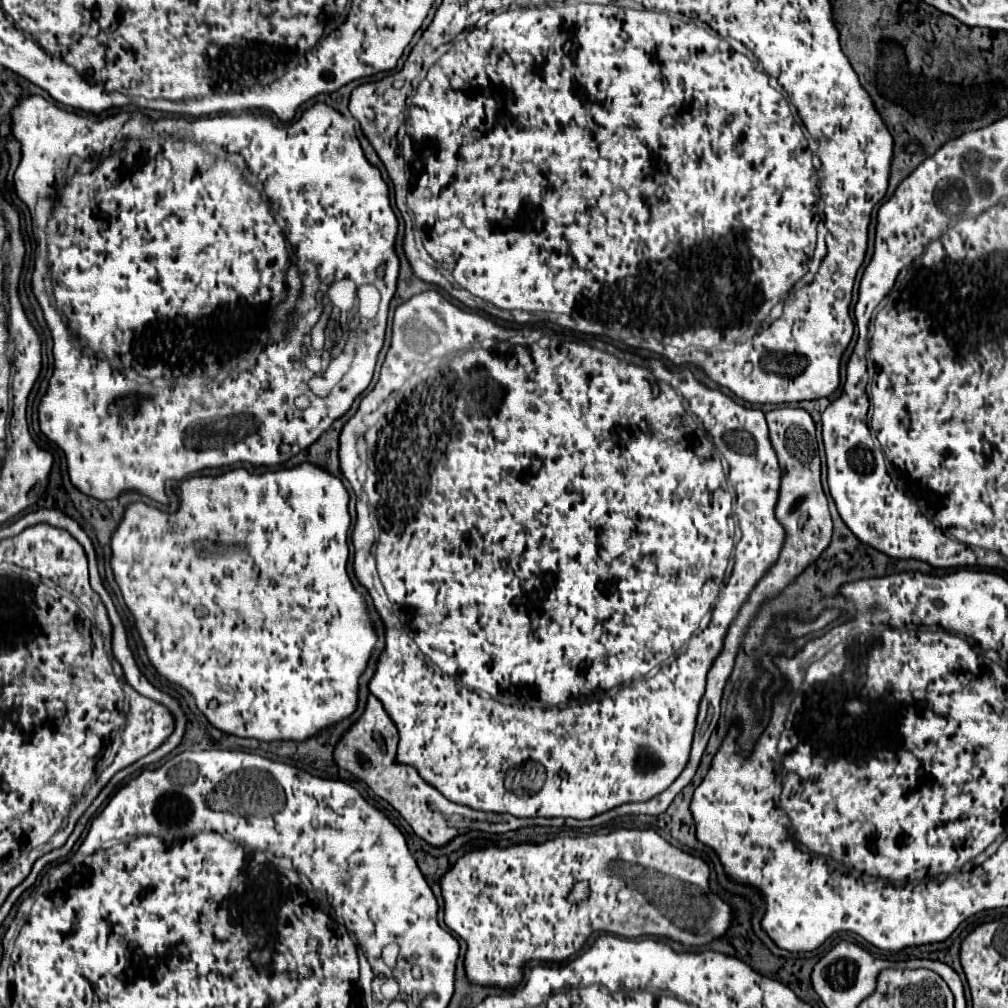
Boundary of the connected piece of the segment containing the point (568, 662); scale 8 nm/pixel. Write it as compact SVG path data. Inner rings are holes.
M425 291L425 293L419 293L419 295L415 295L415 297L411 297L411 299L409 299L409 301L405 301L405 303L401 303L401 305L399 305L399 307L397 307L397 309L395 309L395 319L393 319L393 337L391 337L391 347L389 347L389 351L387 351L387 357L385 357L385 361L383 361L383 367L381 367L381 379L379 379L379 381L377 381L377 385L375 385L375 389L373 389L373 391L371 391L371 393L369 393L369 395L365 395L365 397L363 397L363 399L361 399L361 403L359 403L359 409L357 409L357 413L355 413L355 417L353 417L353 419L349 419L349 421L347 421L347 423L345 423L345 425L343 425L343 431L341 431L341 449L339 449L339 459L341 459L341 471L343 471L343 475L345 475L345 477L347 477L347 479L349 479L349 483L353 483L353 485L355 485L355 491L359 491L359 485L361 485L361 483L359 483L359 479L357 479L357 469L359 469L359 465L361 465L361 459L359 459L359 457L357 457L357 435L361 435L361 431L365 431L365 421L363 421L363 419L365 419L365 415L369 415L369 411L375 411L375 409L377 409L377 407L379 407L379 405L381 405L381 403L383 403L383 401L385 401L385 399L387 399L387 397L389 397L389 401L385 401L385 403L383 403L383 405L381 405L381 407L379 407L379 409L377 409L377 411L375 411L375 417L377 417L377 419L375 419L375 425L373 425L373 427L371 427L371 429L369 429L369 431L367 431L367 435L365 435L365 439L367 439L367 445L369 445L369 449L367 449L367 481L365 481L365 491L367 491L367 495L369 495L369 505L371 505L371 507L373 507L373 505L377 505L377 517L379 517L379 525L381 525L381 537L379 537L379 545L377 545L377 569L375 569L375 563L373 563L373 547L375 547L375 543L377 543L377 535L379 535L379 531L377 531L377 529L375 529L375 527L373 527L373 525L371 525L371 521L369 521L369 507L367 507L367 503L357 503L357 525L355 525L355 531L353 531L353 545L355 545L355 565L353 565L353 567L355 567L355 575L357 575L357 579L359 579L359 583L361 583L361 585L365 585L365 587L367 587L367 591L369 591L369 595L371 595L371 597L373 597L373 603L375 603L375 607L377 607L377 611L379 611L379 615L381 615L381 619L383 619L383 623L385 623L385 629L387 629L387 631L385 631L385 653L381 653L381 659L379 659L379 665L377 665L377 671L375 671L375 677L373 677L373 679L371 679L371 683L369 683L369 689L371 689L371 693L373 693L373 695L375 695L375 697L379 697L379 699L381 699L381 701L383 701L383 705L385 705L385 709L387 709L387 713L389 713L389 715L391 715L391 719L393 719L393 721L395 721L395 725L397 725L397 729L399 729L399 735L401 735L401 739L399 739L399 753L397 753L397 759L399 759L399 763L405 763L405 765L411 765L411 767L415 767L415 769L417 769L417 773L419 773L419 775L421 775L421 779L425 779L425 783L429 783L429 785L431 785L431 787L435 787L435 789L437 789L437 791L441 791L441 793L443 793L443 795L445 795L445 799L453 799L453 803L461 803L461 805L465 805L465 807L473 807L473 809L477 809L477 811L493 811L493 813L511 813L511 815L515 815L515 817L573 817L573 819L589 819L589 817L595 817L595 815L599 815L599 813L603 813L603 811L609 811L609 809L613 809L613 807L617 807L617 805L623 805L623 803L629 803L629 801L645 801L645 799L651 799L651 797L655 797L655 795L659 795L659 793L661 793L661 791L665 791L665 789L667 789L667 787L669 787L669 785L671 785L671 783L673 783L673 781L675 781L675 779L677 779L677 775L679 775L679 773L681 773L681 771L683 771L683 767L685 767L685 763L687 763L687 759L689 759L689 749L691 749L691 739L693 739L693 729L695 729L695 719L697 719L697 705L699 705L699 699L701 699L701 697L703 697L703 691L705 691L705 675L707 675L707 671L709 671L709 667L711 667L711 663L713 663L713 659L715 659L715 657L717 657L717 653L719 653L719 651L721 651L721 643L723 643L723 637L725 637L725 631L727 631L727 627L729 627L729 623L731 623L731 621L733 621L733 617L735 617L735 613L737 613L737 609L739 609L739 607L741 607L741 603L743 603L743 601L745 601L745 599L747 599L747 595L749 595L749 591L751 591L751 589L753 589L753 585L755 585L755 583L757 583L757 581L759 581L759 579L761 579L761 577L763 577L763 573L765 573L765 571L767 571L767 569L769 569L769 567L771 567L771 565L773 565L773 563L775 563L775 561L777 561L777 557L779 557L779 551L781 551L781 545L783 545L783 537L785 537L785 531L783 531L783 527L781 527L781 525L779 525L779 523L777 523L777 519L775 519L775 513L773 513L773 509L775 509L775 503L777 503L777 491L779 491L779 479L781 479L781 471L779 471L779 465L777 465L777 455L775 455L775 451L773 451L773 447L771 447L771 443L769 443L769 435L767 435L767 423L765 423L765 415L763 415L763 411L759 411L759 409L745 409L745 407L741 407L741 405L739 405L739 403L735 403L735 401L733 401L733 399L729 399L729 397L727 397L727 395L723 395L723 393L721 393L721 391L713 391L713 389L707 389L707 387L705 387L705 385L701 385L701 383L697 383L697 381L695 381L695 377L693 377L693 373L691 373L691 371L689 371L689 369L683 369L683 371L677 371L677 373L673 373L673 387L671 387L671 385L669 385L669 383L663 383L663 381L659 381L659 379L655 379L655 377L653 377L653 373L651 373L651 371L647 371L647 369L643 369L643 367L639 367L639 365L631 365L631 363L627 363L627 361L621 361L621 359L617 359L617 357L615 357L615 355L609 355L609 353L605 353L605 351L599 351L599 349L593 349L593 347L589 347L589 345L579 345L579 343L573 343L573 341L565 341L565 343L559 343L559 341L555 341L555 339L549 339L549 337L541 337L541 339L539 339L539 341L537 341L537 343L533 343L533 345L531 345L531 343L529 343L529 341L527 341L527 339L525 339L525 337L517 337L517 335L515 335L515 337L511 337L511 335L509 335L509 337L507 337L507 339L503 339L503 331L511 331L511 329L499 329L499 325L495 325L495 323L493 323L493 321L489 321L489 319L485 319L485 317L481 317L481 315L477 315L477 313L471 313L471 311L463 311L463 309L459 309L459 307L455 307L455 305L453 305L453 303L449 303L449 301L447 301L447 299L445 299L445 297L441 297L441 295L439 295L439 293L437 293L437 291ZM487 337L491 337L491 339L499 339L499 341L497 341L497 343L495 343L495 345L493 345L493 347L491 347L491 349L489 349L489 351L487 351L487 349L481 349L481 347L477 347L477 343L481 343L481 341L483 341L483 339L487 339ZM455 355L457 355L457 357L459 357L459 363L461 363L461 373L459 373L459 371L457 371L457 373L455 373L455 375L453 375L453 371L449 371L449 367L441 367L441 371L415 371L415 367L417 367L417 365L419 365L419 363L421 363L421 365L429 365L429 363L431 363L431 361L433 361L433 359L443 359L443 361L447 361L447 359L451 359L451 357L455 357ZM693 413L695 413L695 415L697 415L697 417L699 417L699 419L701 419L701 423L703 423L703 425L705 425L705 429L707 429L707 431L709 431L709 435L711 435L711 437L709 437L709 435L707 435L707 433L705 433L705 431L701 431L701 425L699 425L699 421L697 421L697 423L695 423L695 415L693 415ZM711 439L713 439L713 443L715 443L715 445L717 445L717 451L721 451L721 443L723 443L723 457L725 457L725 459L727 459L727 463L729 463L729 473L728 473L728 481L729 481L729 483L730 483L730 485L732 485L732 487L733 487L733 489L734 489L734 492L735 492L735 494L736 494L736 499L737 499L737 507L736 507L736 510L735 510L735 513L736 513L736 516L737 516L737 518L738 518L738 525L739 525L739 529L740 529L740 530L741 530L741 539L739 539L739 543L737 543L737 547L735 547L735 565L733 565L733 571L731 571L731 577L729 577L729 578L728 578L728 579L727 579L727 580L726 580L726 583L725 583L725 587L723 587L723 591L721 591L721 593L719 593L719 597L717 597L717 591L719 591L719 583L721 583L721 581L723 581L723 573L725 573L725 567L727 567L727 561L729 561L729 555L731 555L731 549L733 549L733 519L731 519L731 489L729 489L729 483L727 483L727 477L725 477L725 473L723 473L723 467L721 467L721 461L719 461L719 455L717 455L717 453L715 453L715 447L713 447L713 443L711 443ZM375 573L378 573L378 577L379 577L379 579L381 579L381 583L383 583L383 587L385 587L385 591L387 591L387 597L389 597L389 599L391 599L391 601L389 601L389 599L387 599L387 597L385 597L385 595L381 595L381 593L379 593L379 589L375 589ZM715 597L717 597L717 603L715 603L715 607L713 607L713 613L711 613L711 621L709 621L709 625L707 625L707 629L705 629L705 631L701 631L701 633L697 633L697 635L693 635L693 633L695 633L695 631L697 631L697 627L699 627L699 621L701 621L701 617L703 617L703 615L705 615L705 613L707 613L707 611L709 611L709 609L711 609L711 603L713 603L713 599L715 599ZM403 625L405 625L405 627L409 627L409 629L411 629L411 632L409 632L409 633L407 633L407 631L405 631L405 629L403 629ZM529 759L533 759L533 761L537 761L537 763L541 763L541 765L543 765L543 767L545 767L545 781L543 781L543 785L541 785L541 789L539 789L539 795L515 795L515 793L509 793L509 791L507 791L507 789L505 789L505 773L507 773L507 771L509 771L509 769L513 769L513 767L517 767L517 765L521 765L521 763L523 763L523 761L529 761Z

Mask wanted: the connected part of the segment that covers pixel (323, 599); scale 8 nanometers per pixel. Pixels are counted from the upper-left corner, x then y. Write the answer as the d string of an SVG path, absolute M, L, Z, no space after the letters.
M301 463L293 469L267 471L261 475L251 475L247 469L231 469L223 475L201 475L189 477L175 487L179 499L179 509L175 513L161 513L153 505L141 501L129 503L117 529L111 535L111 571L121 589L123 601L135 619L135 627L145 645L145 653L151 665L169 683L181 685L195 699L197 709L207 717L207 721L223 733L235 737L249 737L259 741L307 741L325 727L337 725L349 719L357 711L359 703L359 679L365 673L371 653L377 643L377 631L369 617L367 603L361 593L355 591L349 573L349 493L341 479L333 477L329 471L313 465Z

